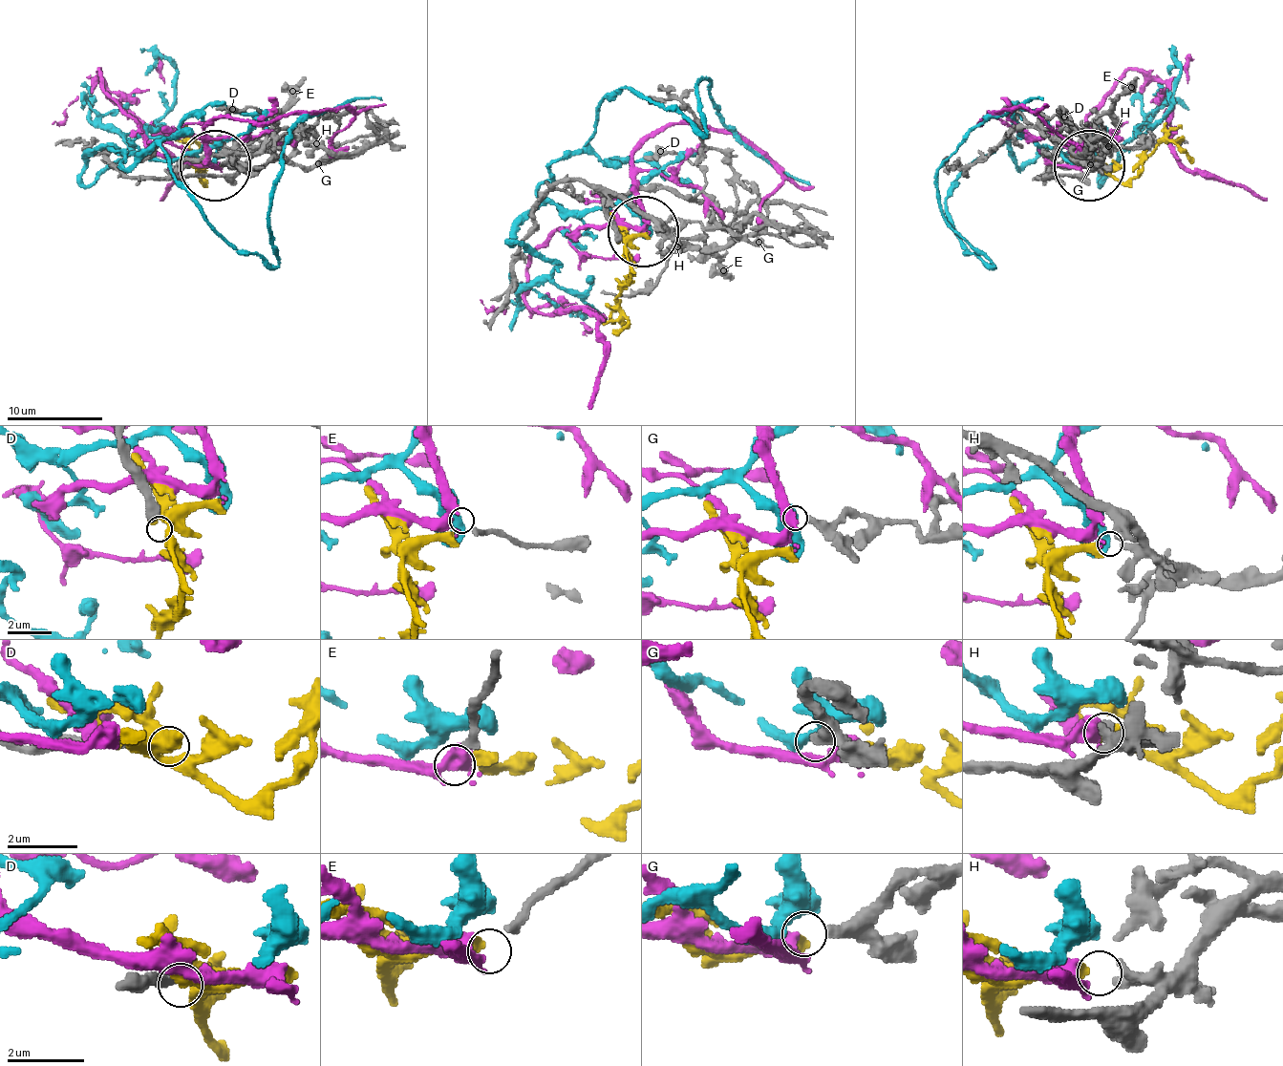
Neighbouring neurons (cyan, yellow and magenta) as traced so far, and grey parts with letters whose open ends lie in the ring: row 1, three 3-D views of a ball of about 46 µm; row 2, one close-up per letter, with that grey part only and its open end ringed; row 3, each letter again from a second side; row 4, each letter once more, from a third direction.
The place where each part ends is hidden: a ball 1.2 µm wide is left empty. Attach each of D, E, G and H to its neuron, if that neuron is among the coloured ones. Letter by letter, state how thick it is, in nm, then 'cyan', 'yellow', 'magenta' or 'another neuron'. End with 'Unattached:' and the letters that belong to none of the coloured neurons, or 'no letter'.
D: calibre 440 nm; another neuron
E: calibre 240 nm; another neuron
G: calibre 360 nm; cyan
H: calibre 150 nm; yellow
Unattached: D, E

